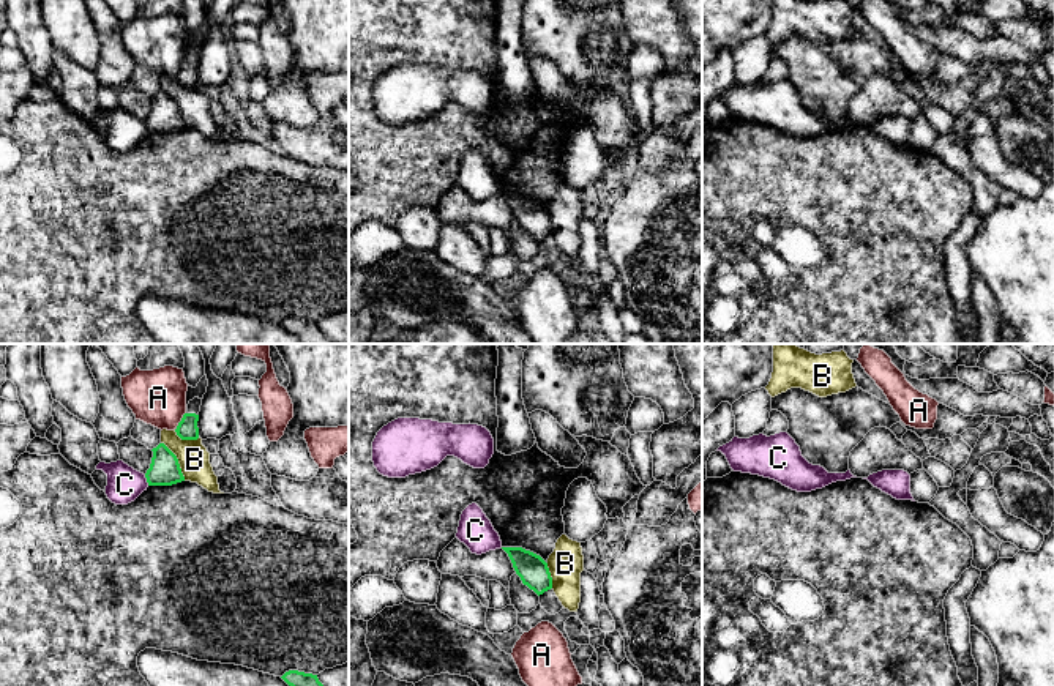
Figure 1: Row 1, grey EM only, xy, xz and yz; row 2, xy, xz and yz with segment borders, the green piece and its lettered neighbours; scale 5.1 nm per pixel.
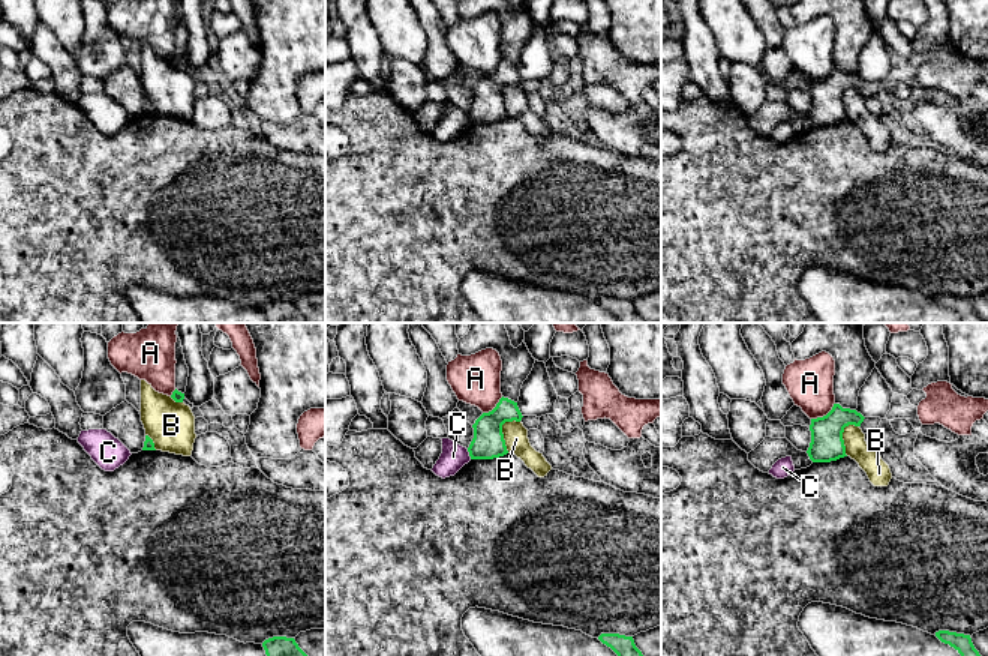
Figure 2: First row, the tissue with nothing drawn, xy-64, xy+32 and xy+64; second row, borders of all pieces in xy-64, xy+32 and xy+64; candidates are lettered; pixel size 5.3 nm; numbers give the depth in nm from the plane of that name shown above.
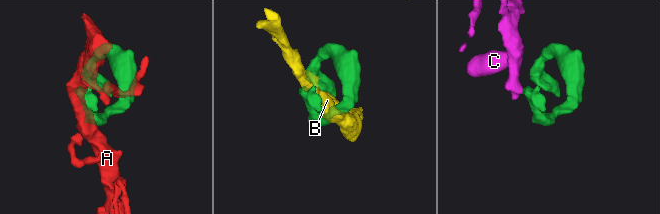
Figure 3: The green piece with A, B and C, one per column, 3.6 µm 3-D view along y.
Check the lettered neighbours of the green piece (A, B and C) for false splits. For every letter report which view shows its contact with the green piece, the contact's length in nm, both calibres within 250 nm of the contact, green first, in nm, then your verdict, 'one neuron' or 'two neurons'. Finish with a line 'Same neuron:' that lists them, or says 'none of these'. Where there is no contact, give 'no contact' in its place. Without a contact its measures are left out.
A: xy | 110 nm | 110/280 nm | two neurons
B: xy | 240 nm | 160/160 nm | two neurons
C: xy | 60 nm | 160/180 nm | two neurons
Same neuron: none of these

